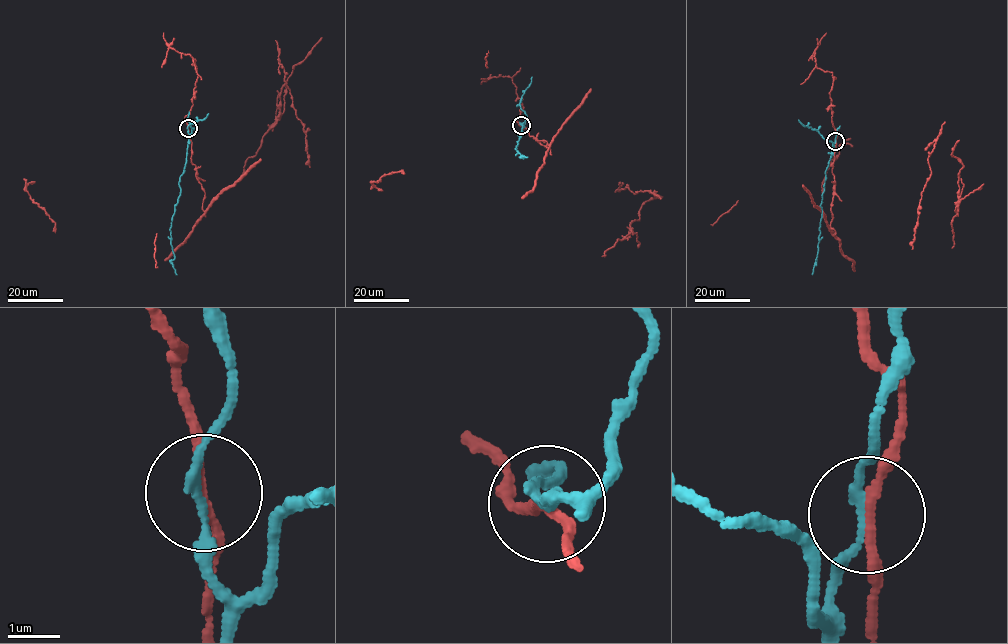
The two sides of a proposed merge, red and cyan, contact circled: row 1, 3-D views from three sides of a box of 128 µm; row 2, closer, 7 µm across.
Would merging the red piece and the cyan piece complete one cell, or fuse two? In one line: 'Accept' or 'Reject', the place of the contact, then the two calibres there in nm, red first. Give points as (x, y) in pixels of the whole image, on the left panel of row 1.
Reject. Place: (188, 128). Thickness 140 nm (red) against 160 nm

